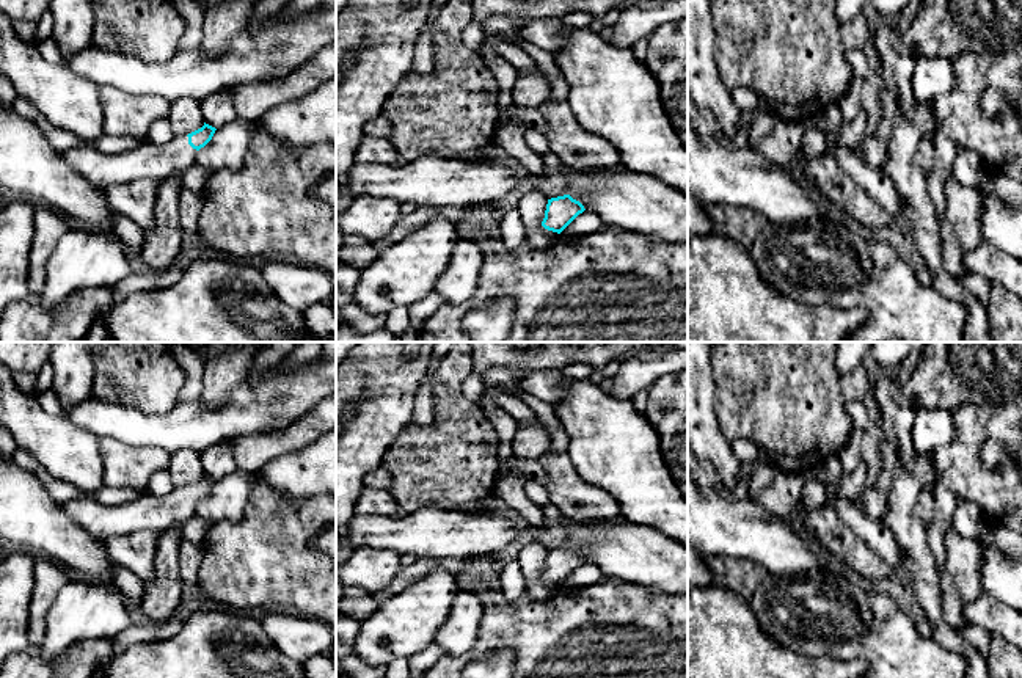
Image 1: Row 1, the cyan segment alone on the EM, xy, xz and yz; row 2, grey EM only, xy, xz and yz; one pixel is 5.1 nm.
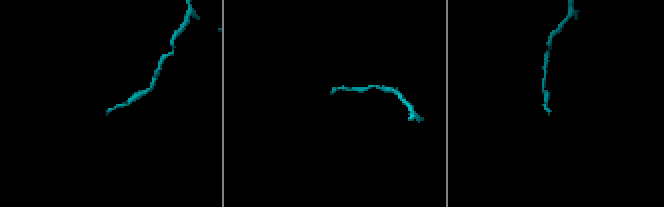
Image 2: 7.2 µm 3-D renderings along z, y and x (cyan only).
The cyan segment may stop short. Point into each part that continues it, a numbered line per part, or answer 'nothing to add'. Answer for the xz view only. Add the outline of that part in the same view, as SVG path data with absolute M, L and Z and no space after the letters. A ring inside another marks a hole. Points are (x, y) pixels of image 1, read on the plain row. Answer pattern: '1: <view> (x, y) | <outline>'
nothing to add

